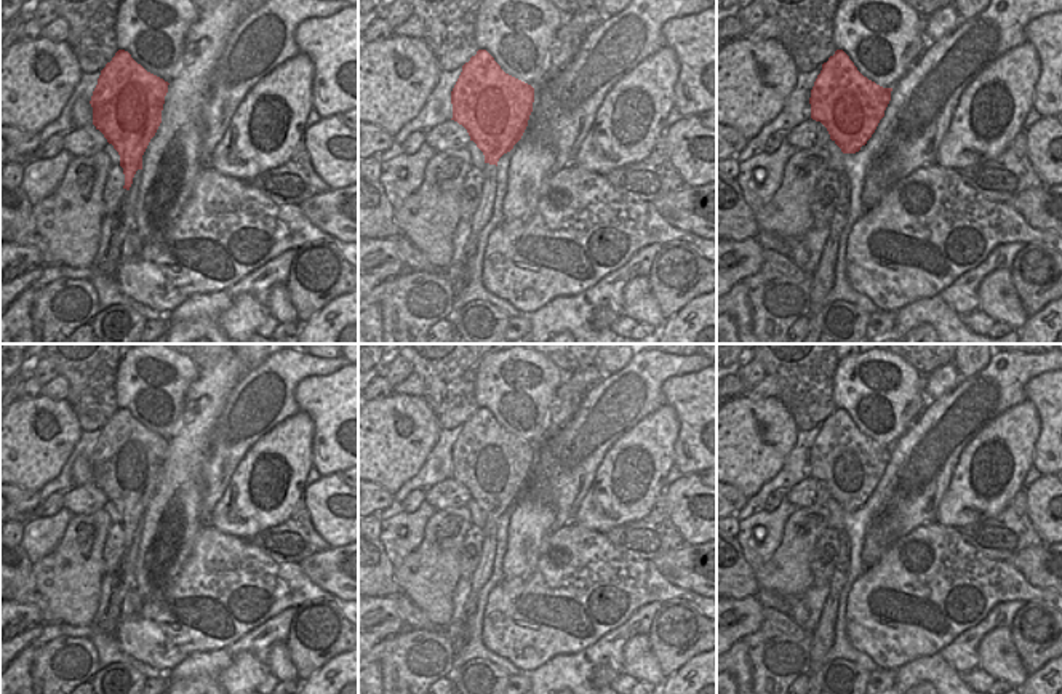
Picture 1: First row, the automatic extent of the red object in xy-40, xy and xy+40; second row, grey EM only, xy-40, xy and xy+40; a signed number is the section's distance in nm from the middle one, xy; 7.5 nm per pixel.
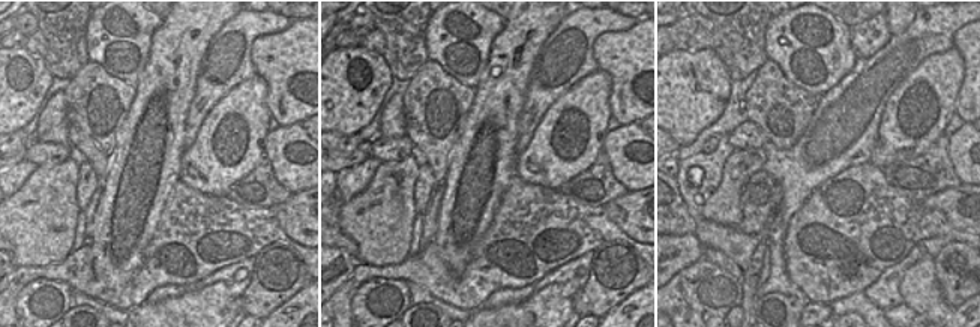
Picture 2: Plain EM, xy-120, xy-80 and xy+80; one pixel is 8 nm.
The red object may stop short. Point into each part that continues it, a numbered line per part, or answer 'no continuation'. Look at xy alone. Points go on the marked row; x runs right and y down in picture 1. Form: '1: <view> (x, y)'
1: xy (480, 218)

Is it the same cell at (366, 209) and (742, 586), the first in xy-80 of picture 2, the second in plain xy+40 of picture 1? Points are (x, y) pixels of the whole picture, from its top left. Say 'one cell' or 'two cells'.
two cells

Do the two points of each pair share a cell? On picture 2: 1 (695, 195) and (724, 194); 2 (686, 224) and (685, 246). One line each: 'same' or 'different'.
1: different
2: different

